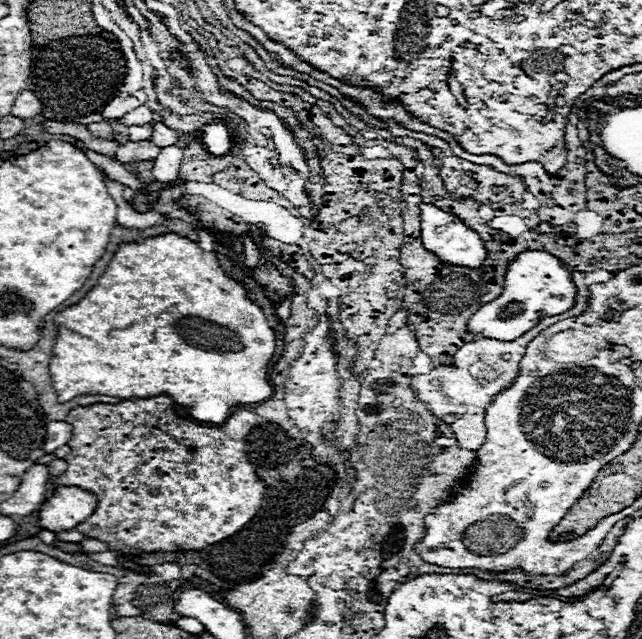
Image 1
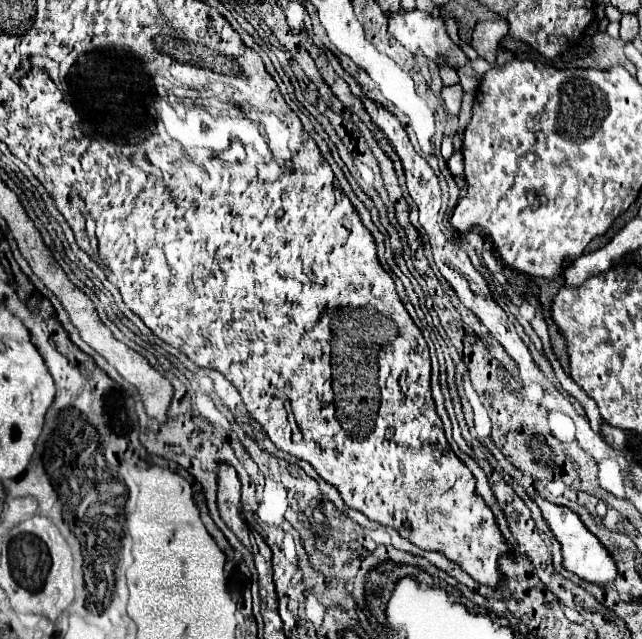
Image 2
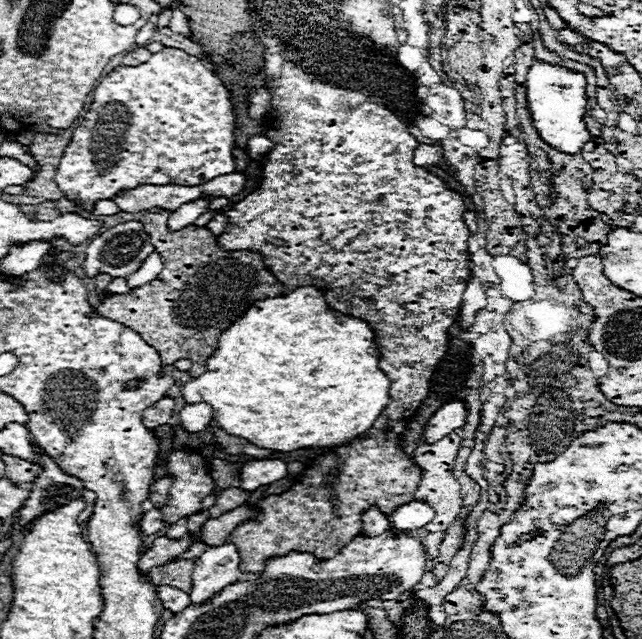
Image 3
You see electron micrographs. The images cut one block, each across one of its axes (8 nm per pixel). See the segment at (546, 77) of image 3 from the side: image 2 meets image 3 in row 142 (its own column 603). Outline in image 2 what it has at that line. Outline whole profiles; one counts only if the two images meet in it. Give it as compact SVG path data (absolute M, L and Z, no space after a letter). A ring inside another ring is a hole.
M534 496L534 502L538 504L538 508L542 512L542 518L550 526L554 538L562 546L562 566L568 572L576 574L582 580L598 584L598 586L604 586L604 584L608 584L608 582L612 582L616 578L616 566L614 566L610 554L606 554L606 550L600 546L600 542L596 542L596 536L592 536L588 532L588 528L580 522L576 512L568 510L566 506L552 504L552 502L548 502L548 500L540 498L540 496Z

